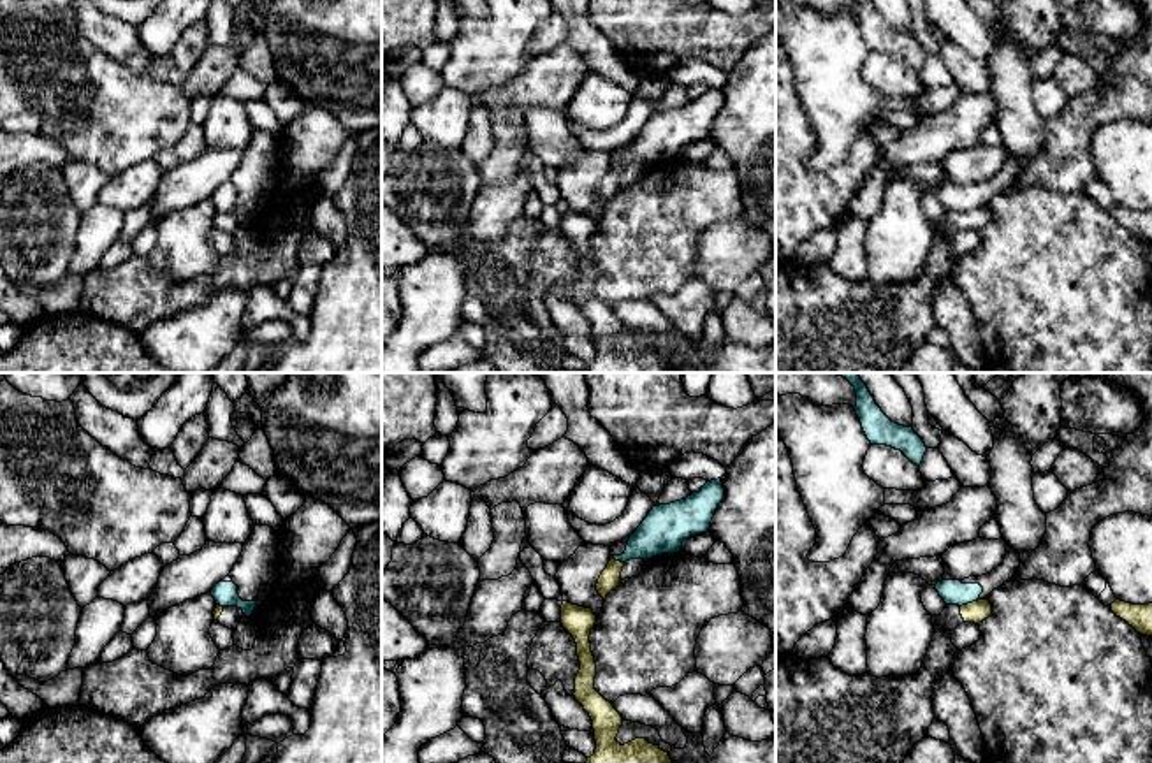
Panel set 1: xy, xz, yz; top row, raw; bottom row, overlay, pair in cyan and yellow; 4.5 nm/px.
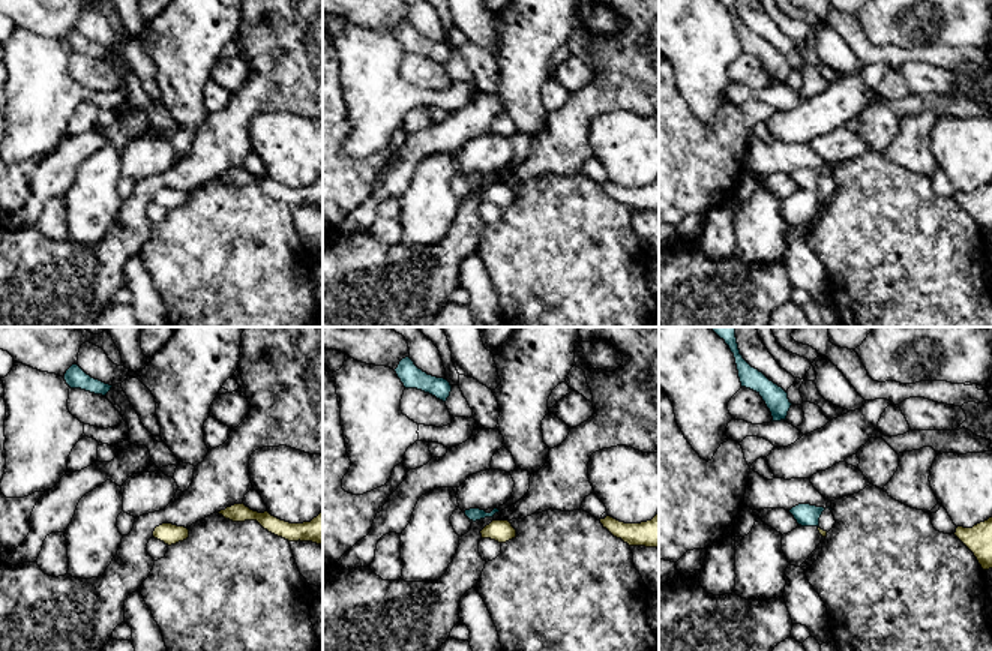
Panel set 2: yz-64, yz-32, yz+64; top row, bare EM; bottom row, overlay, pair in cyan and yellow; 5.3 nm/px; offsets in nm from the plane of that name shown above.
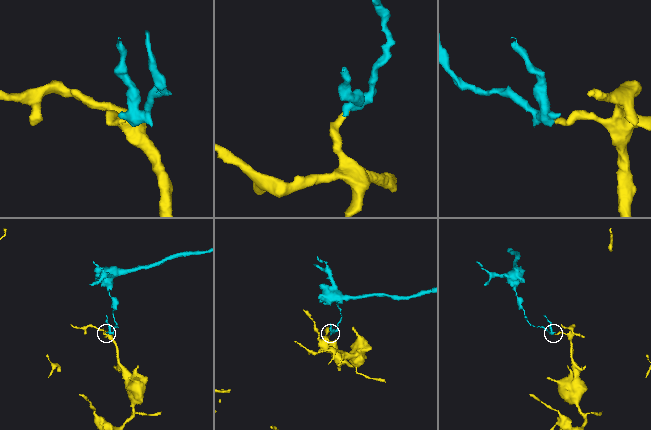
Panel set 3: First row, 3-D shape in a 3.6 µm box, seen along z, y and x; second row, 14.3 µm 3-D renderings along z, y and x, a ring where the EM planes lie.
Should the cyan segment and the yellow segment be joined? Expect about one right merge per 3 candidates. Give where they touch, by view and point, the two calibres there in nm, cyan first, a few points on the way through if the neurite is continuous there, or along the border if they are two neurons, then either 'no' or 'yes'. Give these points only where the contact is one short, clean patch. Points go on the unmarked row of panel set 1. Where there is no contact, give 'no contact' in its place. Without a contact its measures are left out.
contact yz (969, 208); calibres 110 and 100 nm; border yz (978, 206), (961, 213); no

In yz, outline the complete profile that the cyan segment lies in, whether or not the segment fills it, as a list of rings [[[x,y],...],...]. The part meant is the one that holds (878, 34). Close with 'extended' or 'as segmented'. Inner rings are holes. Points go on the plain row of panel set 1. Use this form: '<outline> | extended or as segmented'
[[[857,0],[855,18],[871,51],[892,53],[900,56],[913,70],[922,70],[927,58],[923,46],[913,33],[892,28],[871,0]]] | as segmented

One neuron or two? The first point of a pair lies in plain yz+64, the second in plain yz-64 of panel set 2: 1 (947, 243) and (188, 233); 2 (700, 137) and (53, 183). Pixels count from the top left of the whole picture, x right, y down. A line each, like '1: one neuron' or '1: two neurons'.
1: one neuron
2: two neurons

